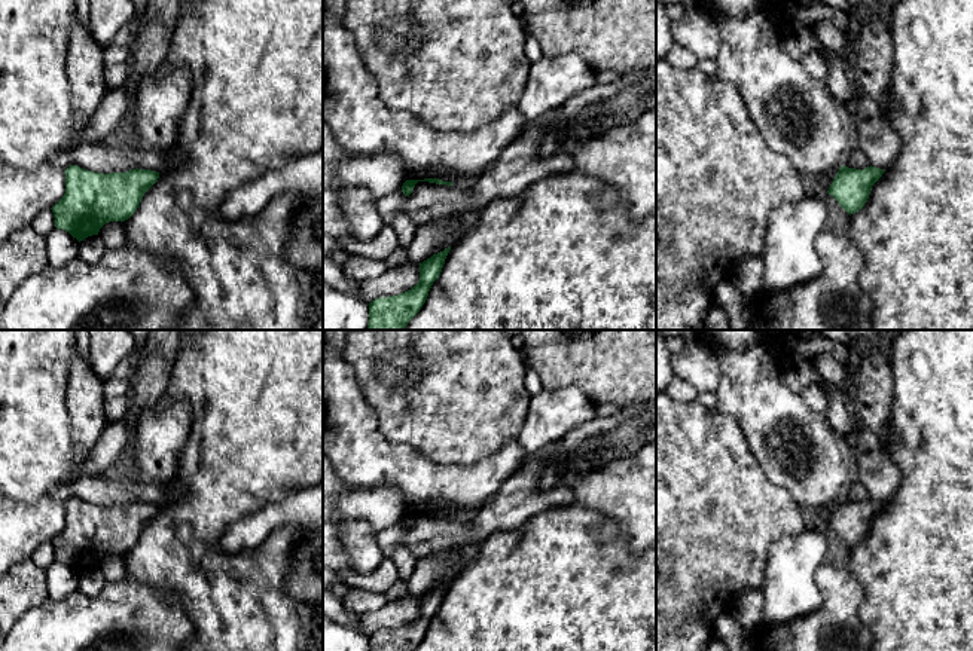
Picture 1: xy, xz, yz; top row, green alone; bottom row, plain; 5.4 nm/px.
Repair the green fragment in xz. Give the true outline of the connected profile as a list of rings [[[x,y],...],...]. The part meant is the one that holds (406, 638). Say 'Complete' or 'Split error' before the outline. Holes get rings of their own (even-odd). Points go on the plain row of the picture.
Complete. [[[451,580],[420,596],[420,614],[397,629],[378,630],[369,636],[369,651],[414,651],[439,611]]]

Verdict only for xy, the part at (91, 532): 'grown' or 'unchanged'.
unchanged

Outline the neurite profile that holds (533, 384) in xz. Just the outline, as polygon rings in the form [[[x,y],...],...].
[[[528,367],[525,373],[525,388],[531,395],[543,389],[540,376],[531,367]]]

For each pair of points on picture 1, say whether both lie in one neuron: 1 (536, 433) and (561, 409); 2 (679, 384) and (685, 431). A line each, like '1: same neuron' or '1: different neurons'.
1: same neuron
2: different neurons

